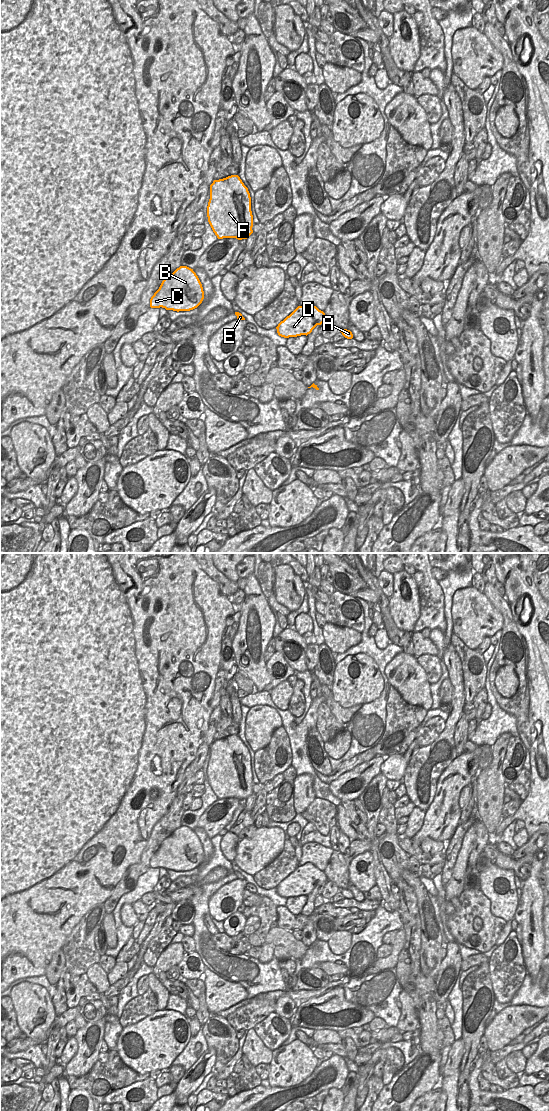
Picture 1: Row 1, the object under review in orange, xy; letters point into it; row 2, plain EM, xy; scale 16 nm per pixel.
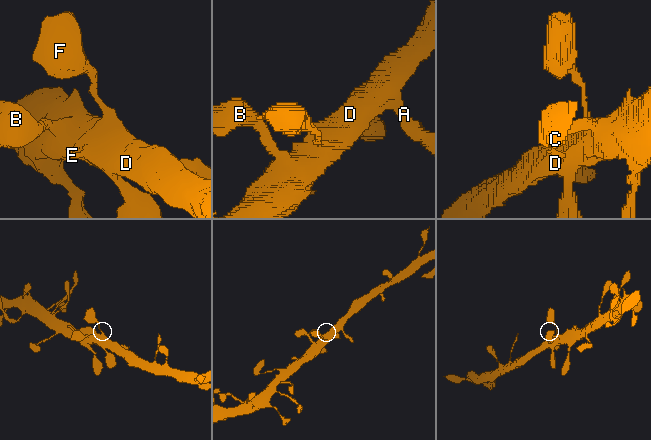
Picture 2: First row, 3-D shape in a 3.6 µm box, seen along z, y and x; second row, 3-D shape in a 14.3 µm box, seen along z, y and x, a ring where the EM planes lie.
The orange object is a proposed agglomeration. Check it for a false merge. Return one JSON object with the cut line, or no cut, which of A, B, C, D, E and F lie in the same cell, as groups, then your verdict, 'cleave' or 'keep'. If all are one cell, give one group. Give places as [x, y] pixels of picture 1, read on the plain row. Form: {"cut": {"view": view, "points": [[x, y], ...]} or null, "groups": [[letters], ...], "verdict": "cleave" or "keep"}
{"cut": null, "groups": [["A", "B", "C", "D", "E", "F"]], "verdict": "keep"}

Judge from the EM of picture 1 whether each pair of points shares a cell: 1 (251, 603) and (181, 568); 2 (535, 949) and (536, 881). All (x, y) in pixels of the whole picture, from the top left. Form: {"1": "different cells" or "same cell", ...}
{"1": "different cells", "2": "same cell"}

